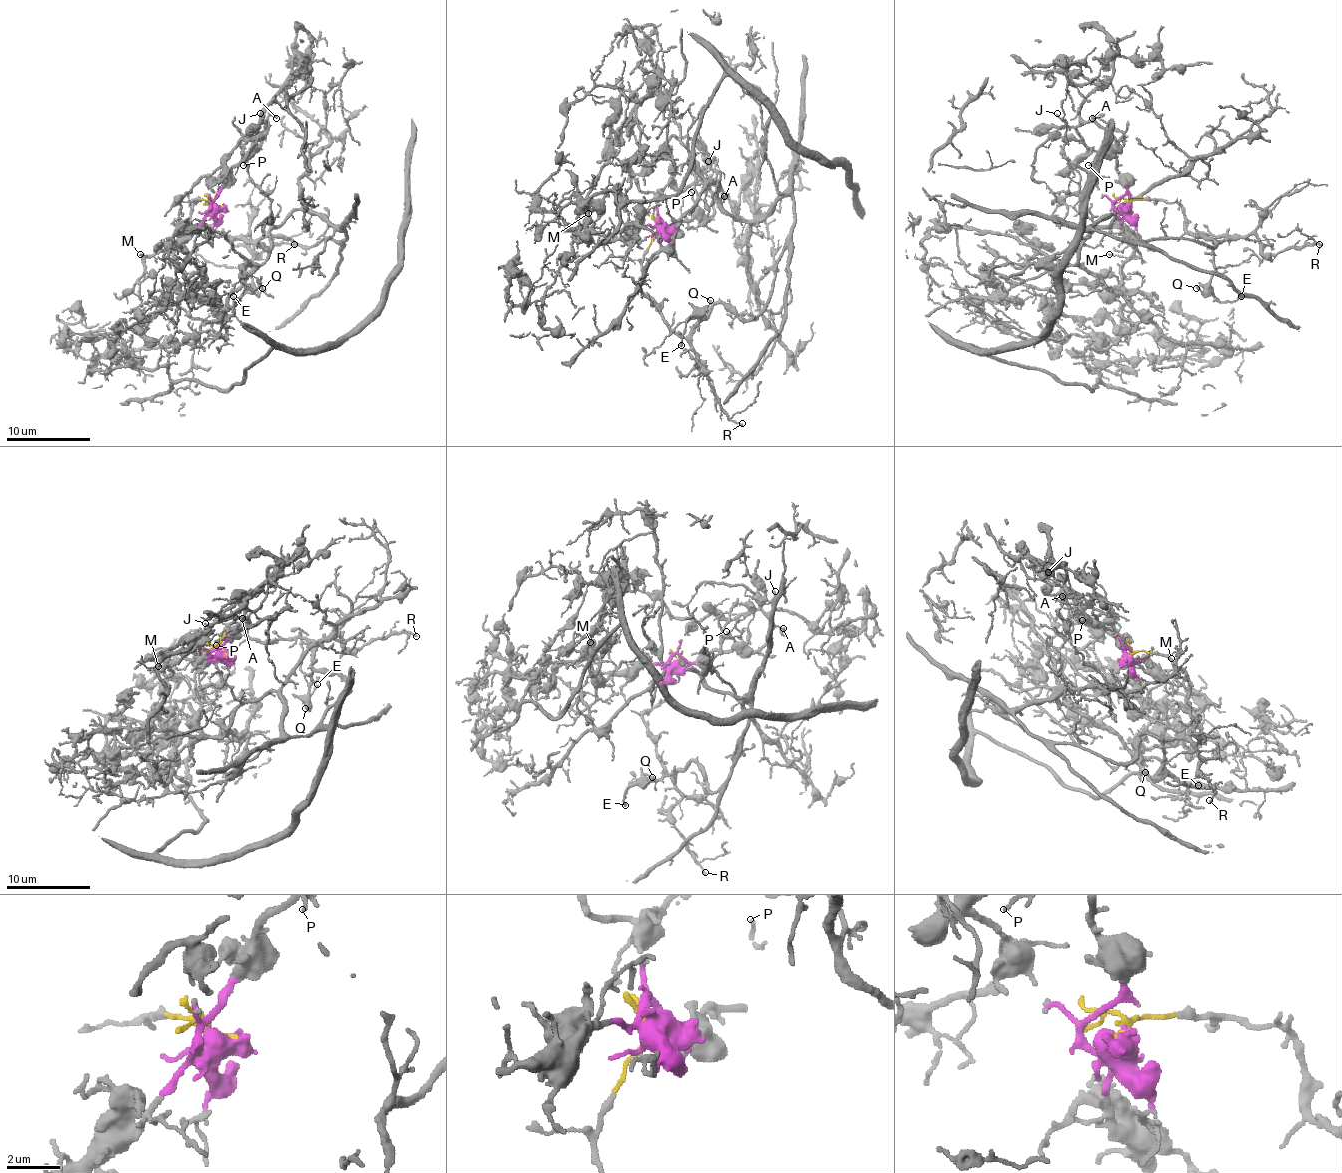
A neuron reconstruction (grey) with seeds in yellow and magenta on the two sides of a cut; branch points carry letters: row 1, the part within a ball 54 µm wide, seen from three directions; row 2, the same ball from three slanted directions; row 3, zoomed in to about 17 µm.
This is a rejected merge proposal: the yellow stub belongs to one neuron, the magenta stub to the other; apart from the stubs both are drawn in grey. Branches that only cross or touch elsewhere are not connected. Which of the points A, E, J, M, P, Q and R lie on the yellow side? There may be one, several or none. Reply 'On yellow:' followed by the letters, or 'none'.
On yellow: E, Q, R

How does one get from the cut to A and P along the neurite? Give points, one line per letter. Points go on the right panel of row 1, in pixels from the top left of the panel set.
A: (1126, 205), (1117, 200), (1126, 192), (1126, 179), (1117, 169), (1115, 141), (1094, 118), (1098, 114), (1092, 118)
P: (1126, 205), (1117, 200), (1126, 192), (1126, 179), (1113, 158), (1098, 158), (1088, 165)

